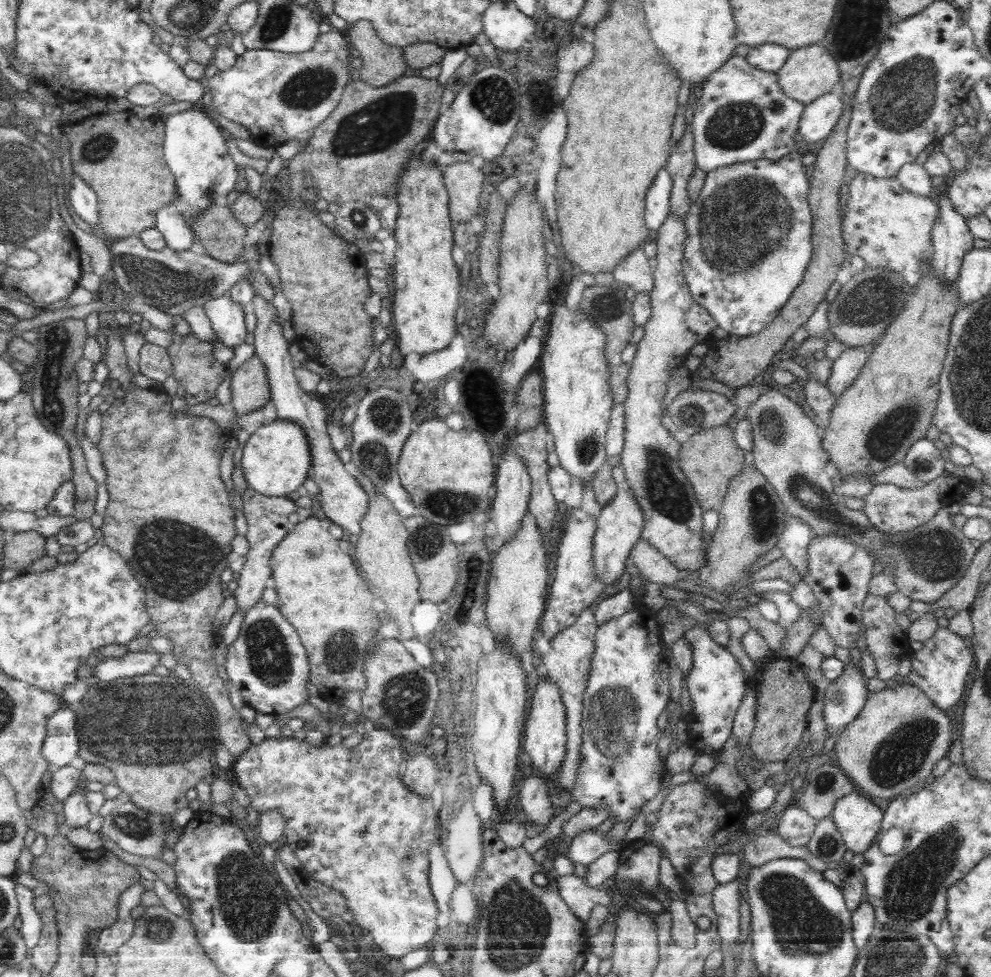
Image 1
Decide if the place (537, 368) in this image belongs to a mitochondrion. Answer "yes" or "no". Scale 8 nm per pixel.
no

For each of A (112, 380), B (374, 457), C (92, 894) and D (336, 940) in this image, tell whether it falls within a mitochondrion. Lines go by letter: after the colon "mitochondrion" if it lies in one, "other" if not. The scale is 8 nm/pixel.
A: other
B: mitochondrion
C: other
D: other

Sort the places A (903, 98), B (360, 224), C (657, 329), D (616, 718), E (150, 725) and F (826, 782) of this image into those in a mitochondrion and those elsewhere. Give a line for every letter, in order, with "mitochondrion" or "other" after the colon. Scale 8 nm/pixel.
A: mitochondrion
B: other
C: other
D: mitochondrion
E: mitochondrion
F: mitochondrion

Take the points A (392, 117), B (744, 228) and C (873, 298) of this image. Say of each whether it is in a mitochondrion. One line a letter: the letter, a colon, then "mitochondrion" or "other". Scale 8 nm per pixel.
A: mitochondrion
B: mitochondrion
C: mitochondrion

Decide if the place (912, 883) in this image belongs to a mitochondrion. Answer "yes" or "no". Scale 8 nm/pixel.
yes

